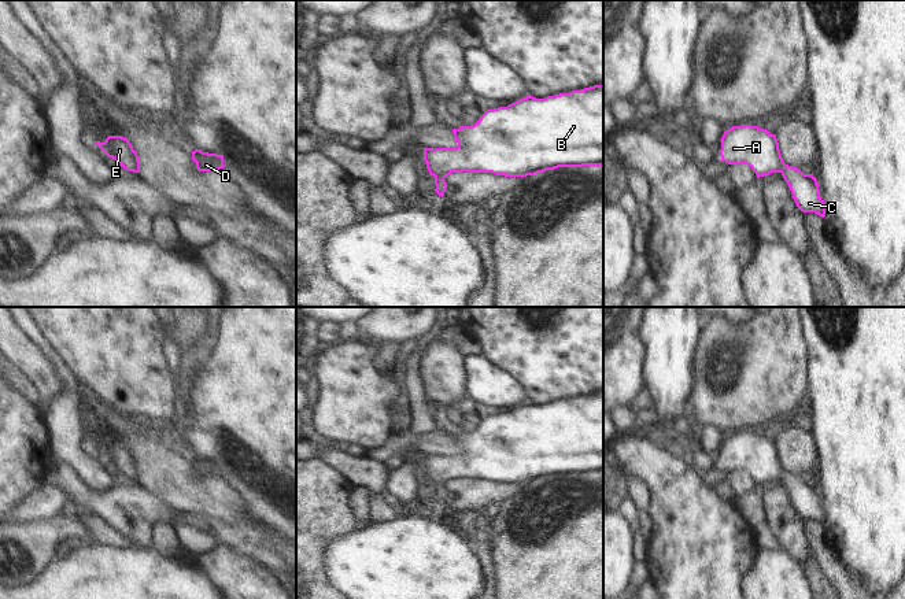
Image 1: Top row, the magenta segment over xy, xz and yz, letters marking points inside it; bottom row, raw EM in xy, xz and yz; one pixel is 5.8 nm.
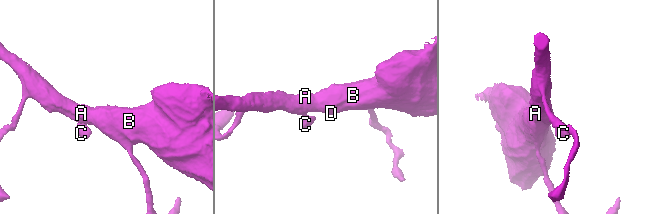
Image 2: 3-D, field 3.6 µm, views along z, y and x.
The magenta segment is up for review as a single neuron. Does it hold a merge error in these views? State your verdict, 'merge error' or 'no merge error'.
no merge error

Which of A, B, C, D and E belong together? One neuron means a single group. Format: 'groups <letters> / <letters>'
groups A B C D E

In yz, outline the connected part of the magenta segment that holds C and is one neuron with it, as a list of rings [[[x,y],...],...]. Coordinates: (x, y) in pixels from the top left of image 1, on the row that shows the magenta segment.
[[[751,125],[732,126],[721,137],[721,160],[728,164],[747,164],[757,178],[780,173],[787,182],[797,207],[802,212],[825,217],[816,177],[784,163],[776,134]]]

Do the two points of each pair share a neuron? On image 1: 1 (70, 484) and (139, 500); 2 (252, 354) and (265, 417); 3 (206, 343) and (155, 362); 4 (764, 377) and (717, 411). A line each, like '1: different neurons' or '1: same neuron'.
1: same neuron
2: same neuron
3: different neurons
4: same neuron

